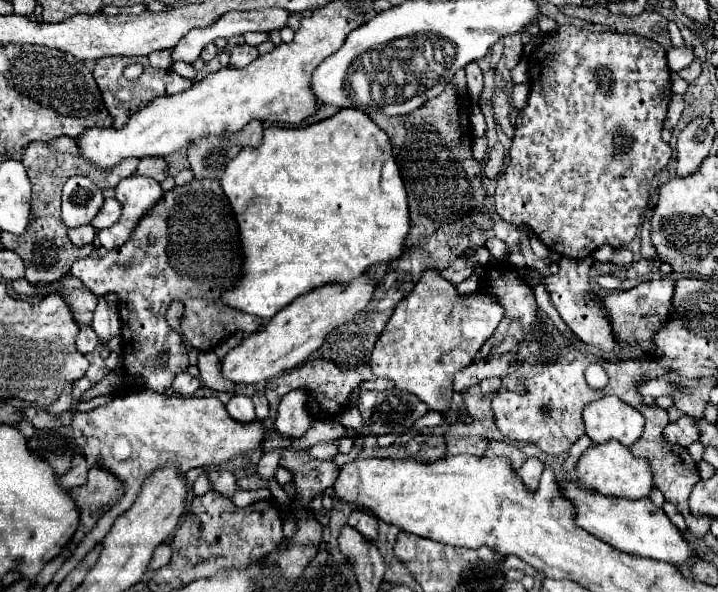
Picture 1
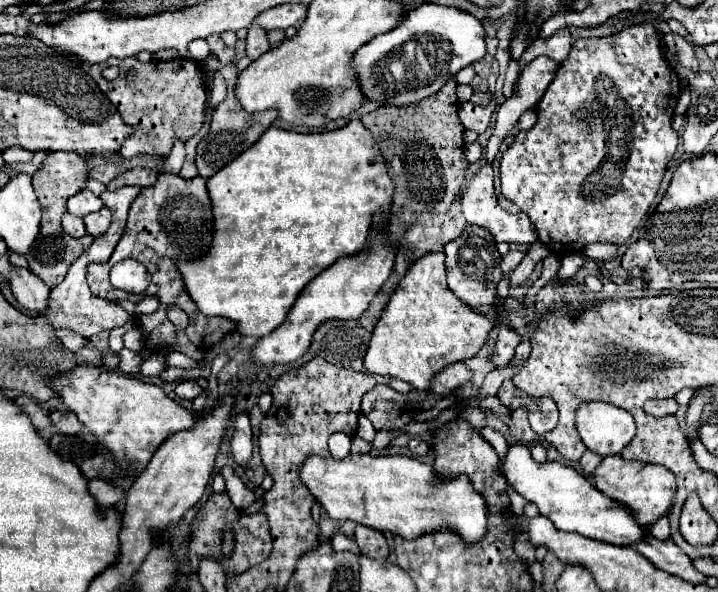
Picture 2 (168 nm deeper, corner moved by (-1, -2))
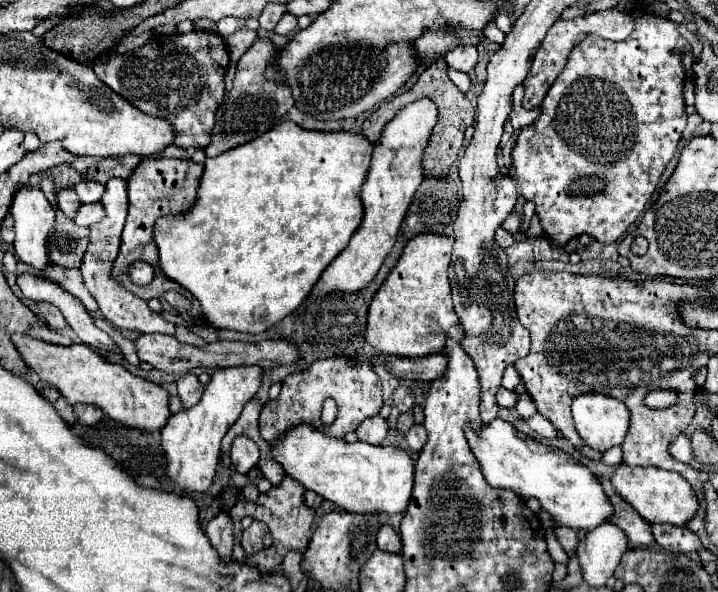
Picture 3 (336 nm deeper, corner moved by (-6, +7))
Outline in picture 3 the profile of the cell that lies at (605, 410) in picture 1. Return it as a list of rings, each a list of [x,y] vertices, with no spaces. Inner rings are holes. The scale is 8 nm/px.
[[[589,392],[573,400],[573,422],[579,436],[597,452],[619,446],[629,430],[629,410],[617,398]]]

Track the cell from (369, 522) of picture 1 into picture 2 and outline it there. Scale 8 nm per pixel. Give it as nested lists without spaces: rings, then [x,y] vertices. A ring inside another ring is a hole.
[[[366,525],[356,527],[356,543],[360,547],[360,553],[370,559],[386,559],[390,553],[384,535]]]

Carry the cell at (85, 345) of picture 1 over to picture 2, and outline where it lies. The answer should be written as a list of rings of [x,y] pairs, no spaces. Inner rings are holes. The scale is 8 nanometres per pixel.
[[[56,333],[56,335],[58,335],[58,339],[60,339],[60,343],[62,343],[68,351],[72,351],[72,353],[76,353],[80,347],[86,345],[86,339],[84,339],[82,335],[78,335],[78,333]]]

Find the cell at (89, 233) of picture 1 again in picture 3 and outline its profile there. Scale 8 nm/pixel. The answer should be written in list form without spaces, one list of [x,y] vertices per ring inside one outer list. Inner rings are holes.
[[[61,188],[57,192],[57,206],[69,220],[73,220],[77,216],[77,208],[81,206],[81,202],[73,188]]]

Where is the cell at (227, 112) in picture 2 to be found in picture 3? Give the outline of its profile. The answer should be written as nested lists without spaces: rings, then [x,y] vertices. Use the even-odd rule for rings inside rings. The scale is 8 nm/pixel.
[[[259,38],[239,60],[233,88],[227,96],[227,100],[219,106],[215,116],[215,126],[211,130],[211,144],[205,148],[207,156],[219,156],[235,146],[241,146],[245,142],[251,142],[271,130],[275,124],[283,120],[283,116],[293,106],[293,96],[289,86],[281,86],[279,82],[265,82],[263,72],[265,66],[275,58],[277,48],[267,40]]]

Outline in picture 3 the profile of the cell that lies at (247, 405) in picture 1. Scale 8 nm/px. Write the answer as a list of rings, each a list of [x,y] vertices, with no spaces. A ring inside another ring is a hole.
[[[237,436],[233,440],[233,448],[231,448],[231,462],[233,462],[233,466],[241,474],[247,474],[251,468],[255,468],[257,460],[259,460],[257,444],[251,438],[247,438],[247,436]]]

